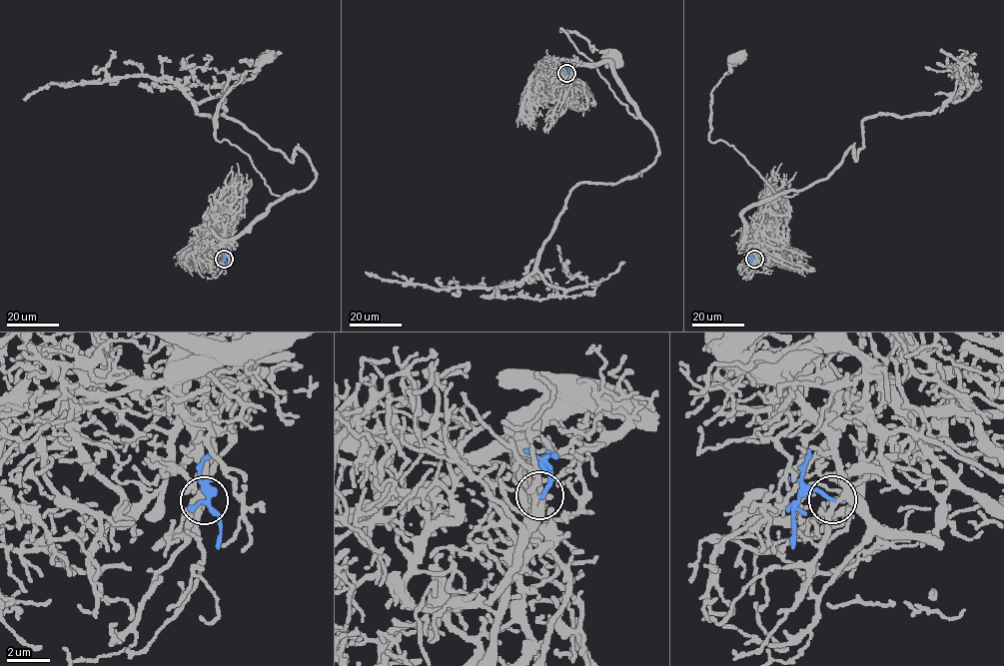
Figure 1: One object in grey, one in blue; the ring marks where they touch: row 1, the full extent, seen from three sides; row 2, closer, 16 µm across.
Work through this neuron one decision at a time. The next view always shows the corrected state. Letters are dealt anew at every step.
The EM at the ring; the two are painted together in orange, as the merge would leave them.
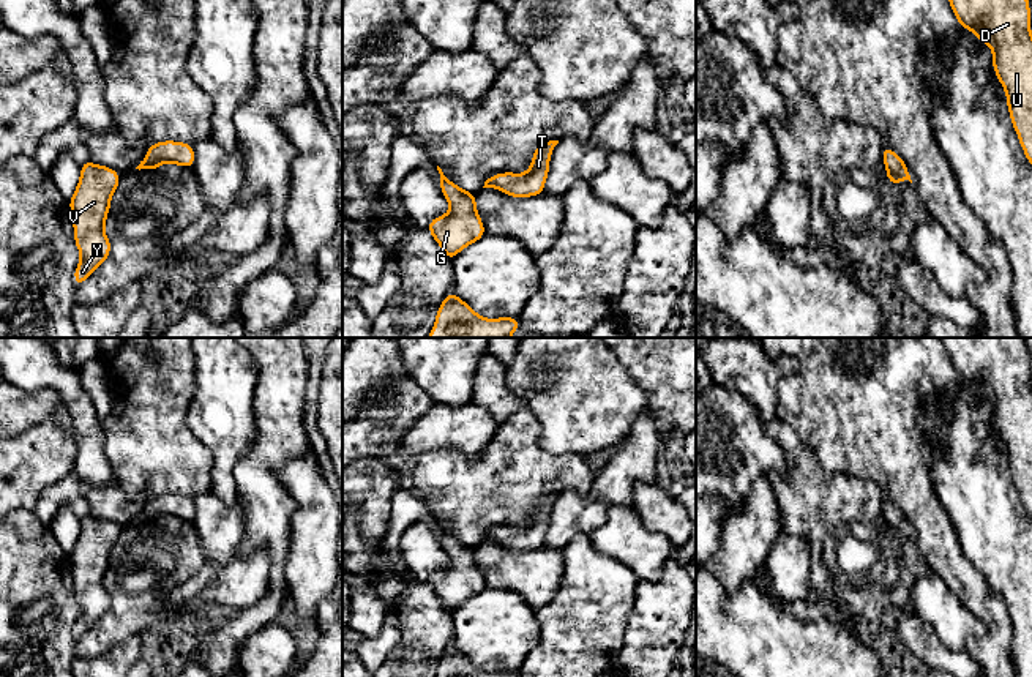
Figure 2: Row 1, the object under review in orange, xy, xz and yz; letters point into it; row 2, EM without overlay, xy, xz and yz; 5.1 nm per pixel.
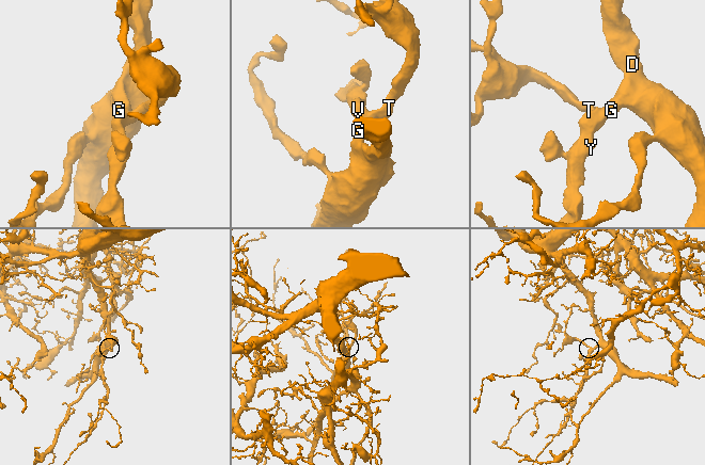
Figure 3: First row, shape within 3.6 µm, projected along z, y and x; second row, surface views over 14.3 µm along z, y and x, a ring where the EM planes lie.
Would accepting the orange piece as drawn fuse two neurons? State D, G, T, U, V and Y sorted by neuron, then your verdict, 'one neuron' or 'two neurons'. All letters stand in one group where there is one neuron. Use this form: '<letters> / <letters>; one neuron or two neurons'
D G T U V Y; one neuron

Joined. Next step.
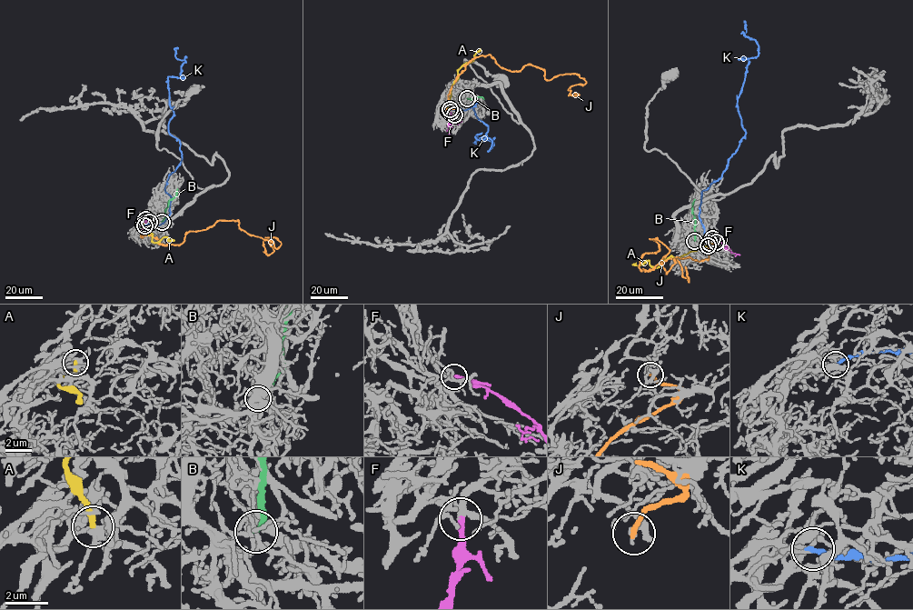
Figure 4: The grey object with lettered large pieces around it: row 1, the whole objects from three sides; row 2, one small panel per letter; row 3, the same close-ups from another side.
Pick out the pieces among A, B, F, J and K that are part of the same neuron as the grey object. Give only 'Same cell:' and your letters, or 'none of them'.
Same cell: F

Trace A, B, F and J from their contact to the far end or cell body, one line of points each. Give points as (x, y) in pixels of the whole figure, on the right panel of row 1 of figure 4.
A: (709, 244), (675, 258), (667, 257), (658, 266), (653, 267), (649, 261), (639, 265), (631, 264)
B: (694, 241), (695, 199)
F: (712, 238), (728, 247), (723, 246)
J: (716, 242), (699, 261), (640, 265), (654, 238), (666, 273), (676, 259), (689, 281), (685, 266)

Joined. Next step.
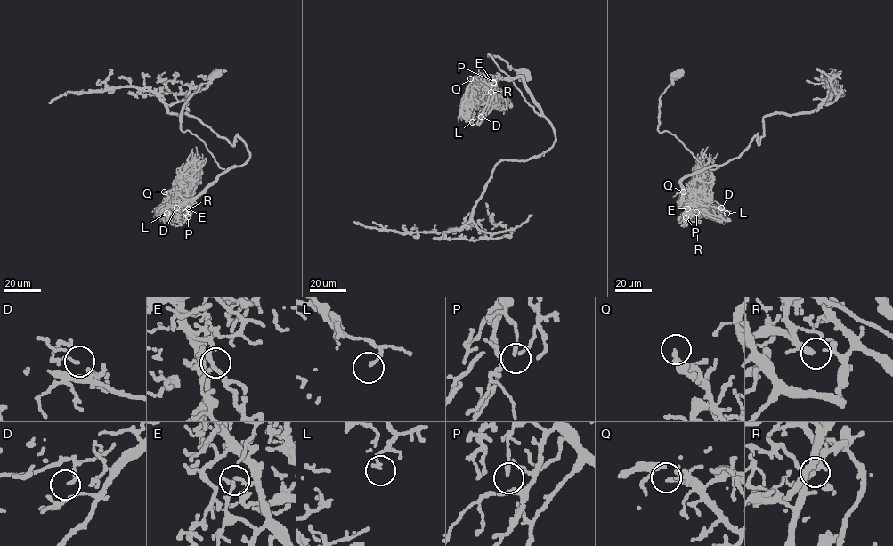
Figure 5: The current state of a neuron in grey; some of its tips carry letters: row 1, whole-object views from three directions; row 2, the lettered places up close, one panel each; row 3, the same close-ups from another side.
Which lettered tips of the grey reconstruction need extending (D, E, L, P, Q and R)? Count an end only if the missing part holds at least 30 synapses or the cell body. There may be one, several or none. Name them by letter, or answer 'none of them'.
Q, R

